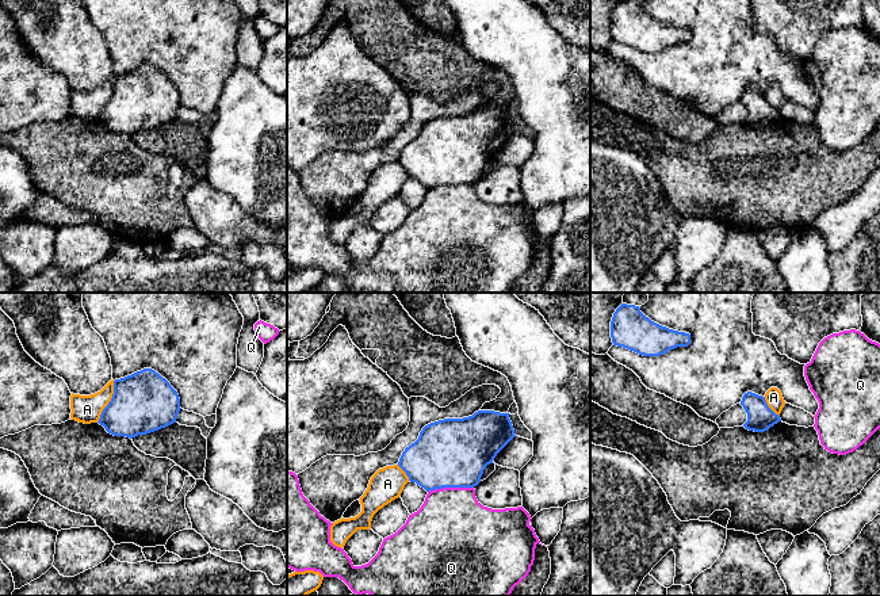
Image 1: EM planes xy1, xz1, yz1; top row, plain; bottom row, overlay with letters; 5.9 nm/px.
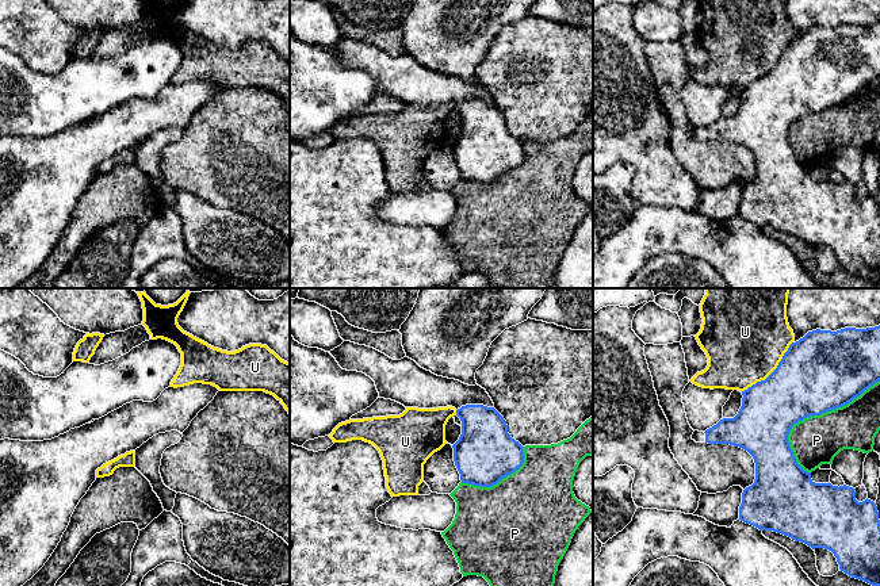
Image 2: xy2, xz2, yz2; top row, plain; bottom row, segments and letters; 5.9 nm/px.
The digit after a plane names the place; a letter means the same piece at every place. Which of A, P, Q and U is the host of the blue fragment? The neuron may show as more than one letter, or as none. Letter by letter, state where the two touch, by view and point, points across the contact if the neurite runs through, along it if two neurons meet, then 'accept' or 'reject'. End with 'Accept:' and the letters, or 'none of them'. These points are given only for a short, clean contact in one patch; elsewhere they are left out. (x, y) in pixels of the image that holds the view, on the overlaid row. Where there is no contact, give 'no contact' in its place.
A: meets blue in xy1 at (110, 401); border along xy1 (114, 381), (113, 397), (96, 421); reject
P: meets blue in yz2 at (812, 414); reject
Q: meets blue in xz1 at (450, 486); reject
U: meets blue in yz2 at (772, 372); reject
Accept: none of them

